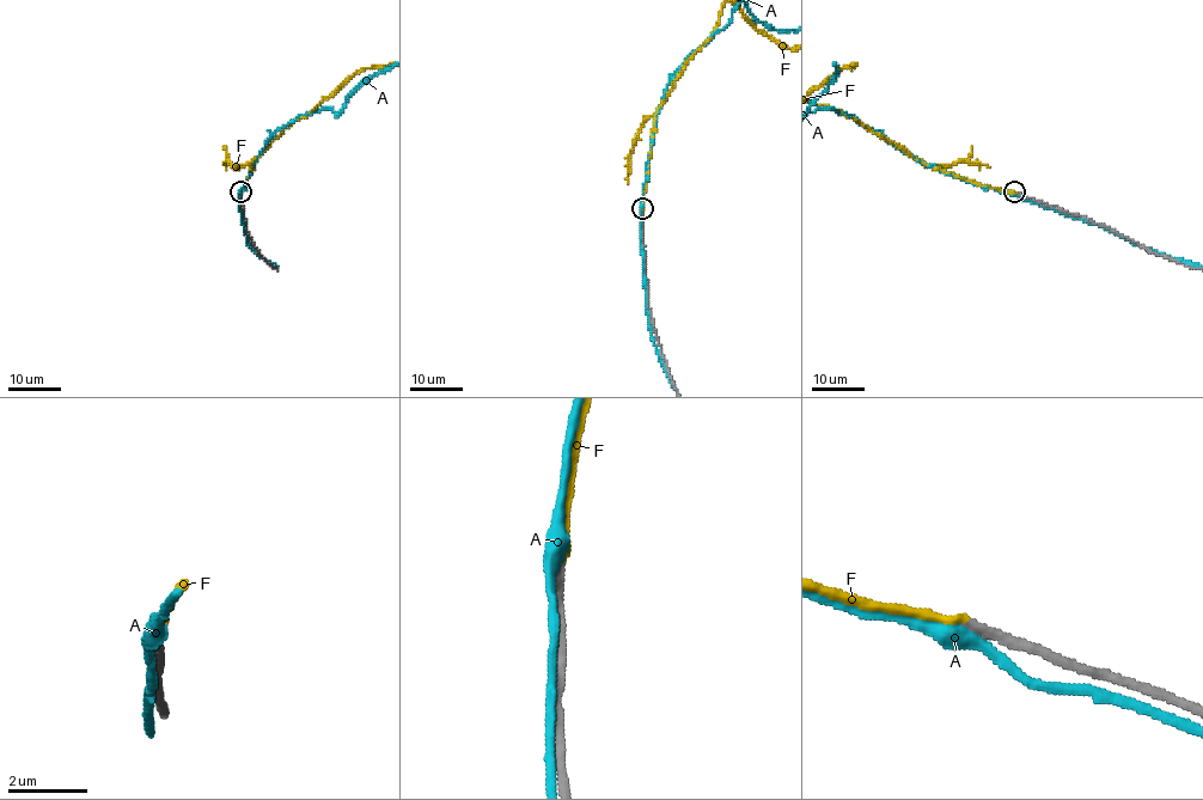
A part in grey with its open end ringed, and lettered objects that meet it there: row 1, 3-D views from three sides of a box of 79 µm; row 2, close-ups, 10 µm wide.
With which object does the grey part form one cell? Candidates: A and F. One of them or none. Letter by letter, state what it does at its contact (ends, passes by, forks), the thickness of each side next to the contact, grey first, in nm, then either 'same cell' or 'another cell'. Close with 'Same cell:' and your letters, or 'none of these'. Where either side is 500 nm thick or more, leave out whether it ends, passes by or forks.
A: it passes by; 260 nm thick on the grey side, 380 nm on the other; another cell
F: it ends there; 240 nm thick on the grey side, 200 nm on the other; same cell
Same cell: F

